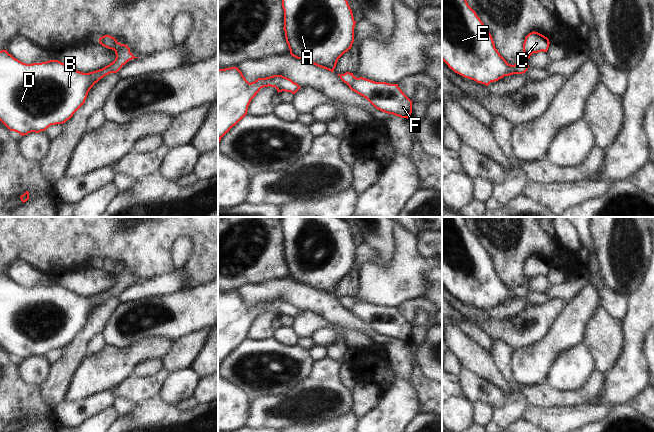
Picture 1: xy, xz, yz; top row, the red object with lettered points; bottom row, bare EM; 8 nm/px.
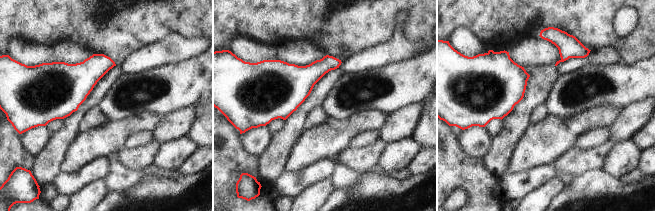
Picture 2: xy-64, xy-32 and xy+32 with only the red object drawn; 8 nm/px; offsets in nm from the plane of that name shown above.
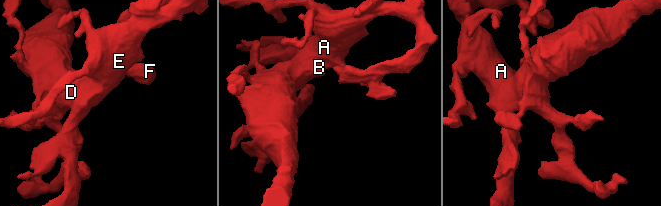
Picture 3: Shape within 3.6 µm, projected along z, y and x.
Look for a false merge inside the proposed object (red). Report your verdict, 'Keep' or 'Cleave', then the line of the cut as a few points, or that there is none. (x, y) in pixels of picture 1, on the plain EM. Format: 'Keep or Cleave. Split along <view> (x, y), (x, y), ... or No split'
Keep. No split

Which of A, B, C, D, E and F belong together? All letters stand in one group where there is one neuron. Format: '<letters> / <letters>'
A B C D E F

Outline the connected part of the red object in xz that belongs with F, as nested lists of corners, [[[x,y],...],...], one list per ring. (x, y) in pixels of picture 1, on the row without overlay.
[[[350,296],[337,299],[352,315],[366,322],[376,333],[401,342],[408,343],[411,339],[412,325],[398,311],[398,308],[357,302]]]

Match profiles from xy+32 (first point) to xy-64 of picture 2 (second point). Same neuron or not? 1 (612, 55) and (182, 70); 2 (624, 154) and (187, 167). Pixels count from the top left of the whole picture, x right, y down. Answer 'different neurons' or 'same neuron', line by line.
1: different neurons
2: different neurons

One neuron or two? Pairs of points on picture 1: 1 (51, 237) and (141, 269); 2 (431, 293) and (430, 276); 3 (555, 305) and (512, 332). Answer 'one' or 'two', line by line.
1: one
2: one
3: one

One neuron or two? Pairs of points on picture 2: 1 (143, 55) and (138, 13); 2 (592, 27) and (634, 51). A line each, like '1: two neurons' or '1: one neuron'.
1: two neurons
2: one neuron

